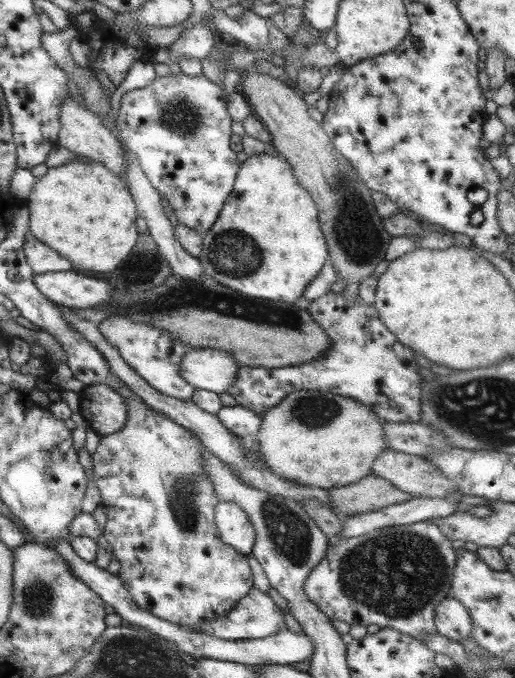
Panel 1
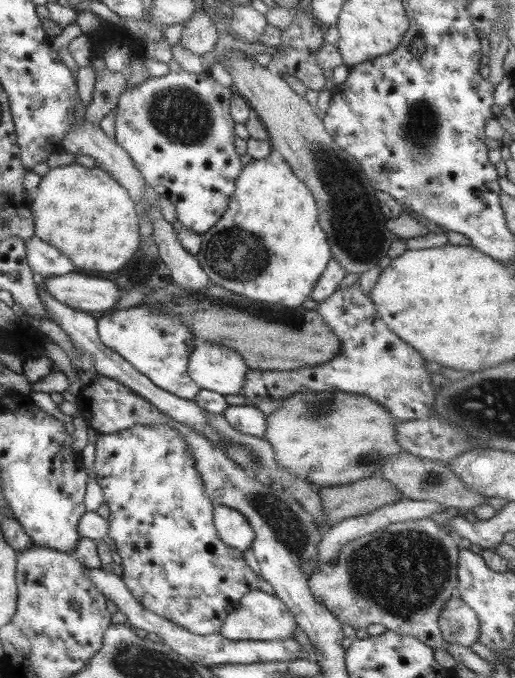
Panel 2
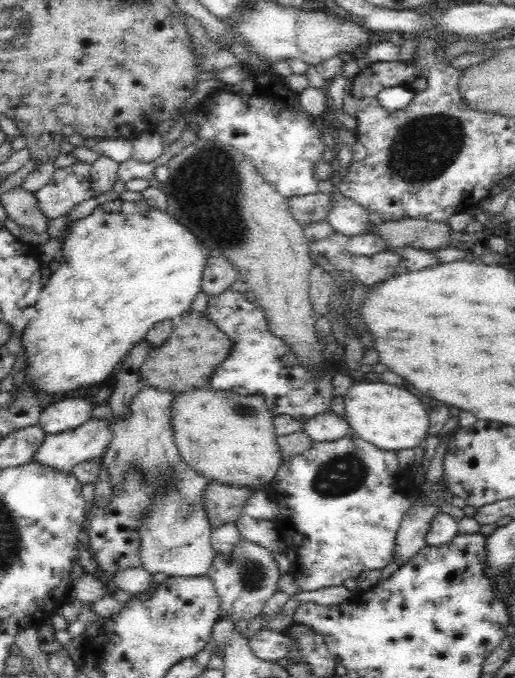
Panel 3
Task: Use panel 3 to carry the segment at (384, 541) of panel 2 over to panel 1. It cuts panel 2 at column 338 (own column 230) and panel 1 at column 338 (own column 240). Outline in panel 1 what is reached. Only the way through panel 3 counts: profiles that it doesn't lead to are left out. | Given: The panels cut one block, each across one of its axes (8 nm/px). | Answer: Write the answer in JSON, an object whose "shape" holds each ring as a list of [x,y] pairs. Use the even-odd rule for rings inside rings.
{"shape":[[[433,522],[387,526],[361,536],[342,538],[329,545],[319,564],[308,571],[302,591],[326,618],[341,620],[349,625],[359,624],[366,627],[375,624],[380,629],[392,628],[421,641],[423,635],[436,633],[434,608],[440,600],[449,596],[454,571],[454,552],[451,541],[441,534]]]}

